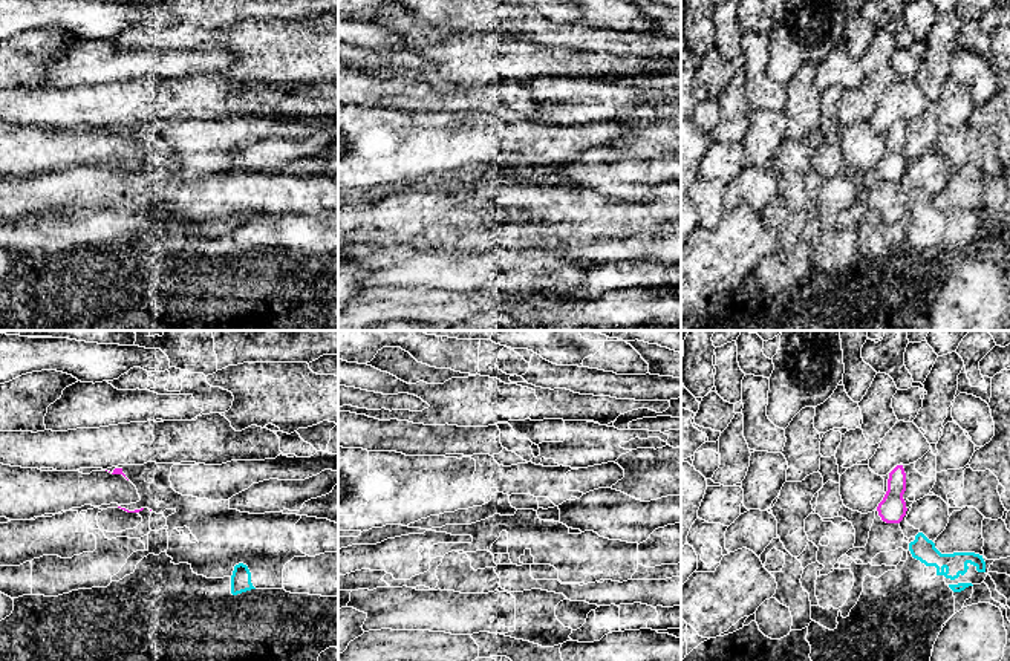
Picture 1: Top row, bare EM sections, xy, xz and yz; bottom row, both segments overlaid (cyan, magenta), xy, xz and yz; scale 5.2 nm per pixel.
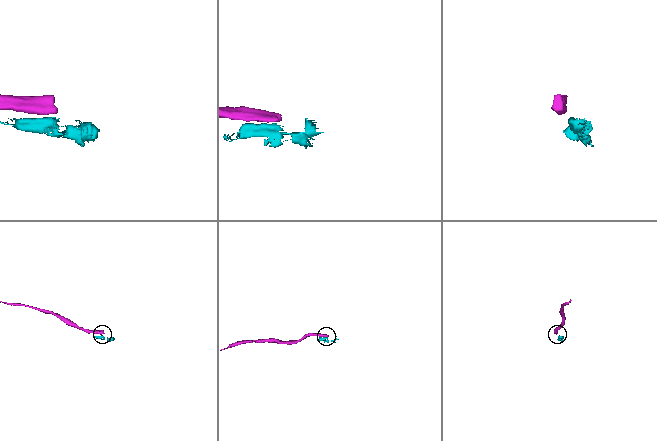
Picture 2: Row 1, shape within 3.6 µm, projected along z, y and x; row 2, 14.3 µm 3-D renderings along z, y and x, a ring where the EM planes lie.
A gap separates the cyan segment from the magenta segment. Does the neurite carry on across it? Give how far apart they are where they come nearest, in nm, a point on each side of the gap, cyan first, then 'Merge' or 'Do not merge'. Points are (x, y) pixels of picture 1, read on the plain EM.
Distance 110 nm. Across: yz (917, 192), (902, 176). Do not merge

